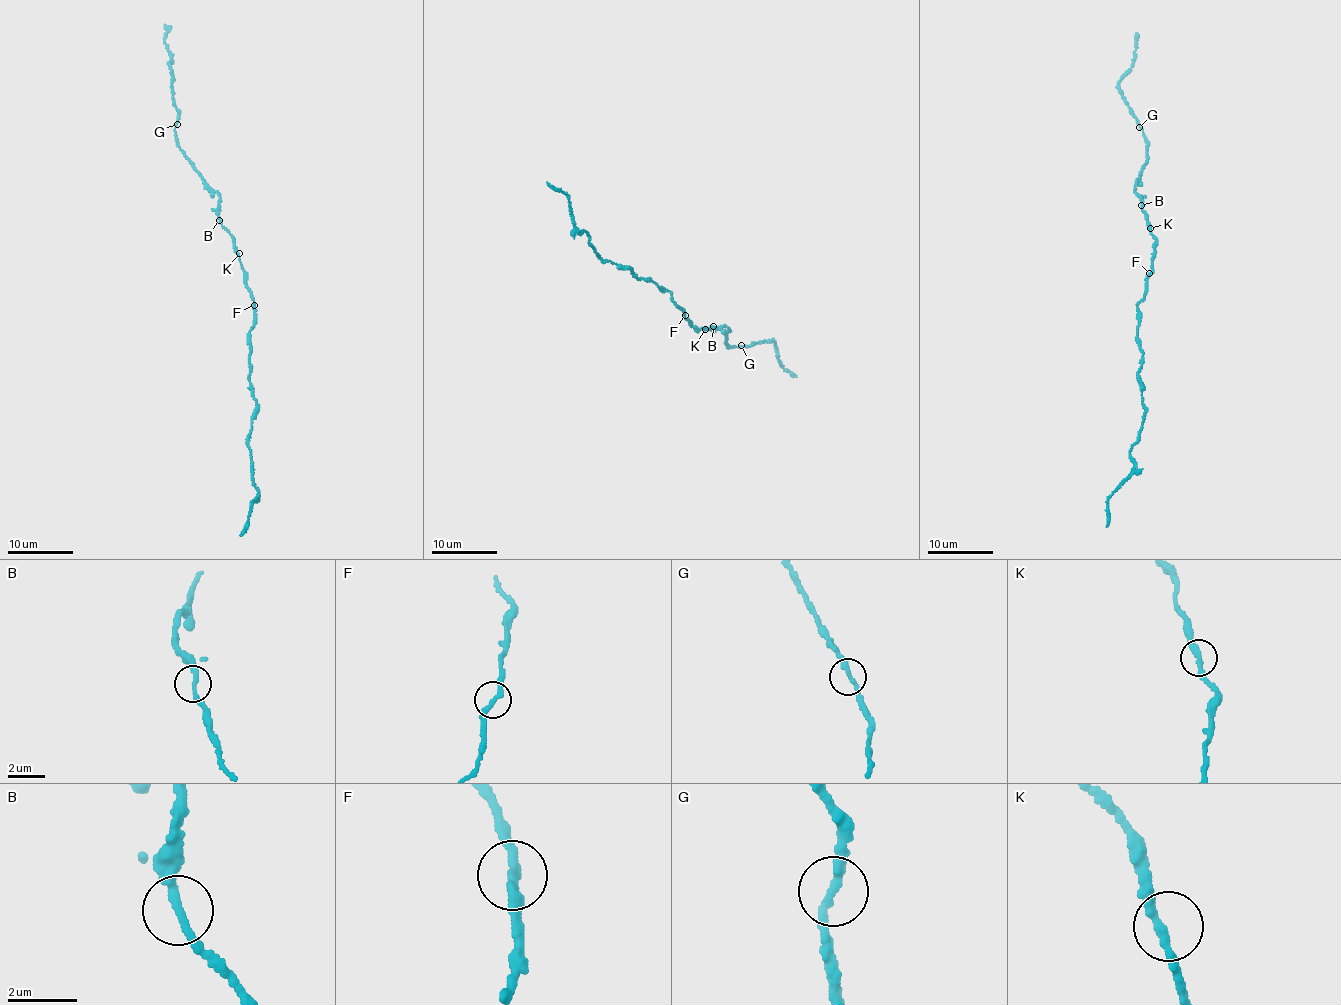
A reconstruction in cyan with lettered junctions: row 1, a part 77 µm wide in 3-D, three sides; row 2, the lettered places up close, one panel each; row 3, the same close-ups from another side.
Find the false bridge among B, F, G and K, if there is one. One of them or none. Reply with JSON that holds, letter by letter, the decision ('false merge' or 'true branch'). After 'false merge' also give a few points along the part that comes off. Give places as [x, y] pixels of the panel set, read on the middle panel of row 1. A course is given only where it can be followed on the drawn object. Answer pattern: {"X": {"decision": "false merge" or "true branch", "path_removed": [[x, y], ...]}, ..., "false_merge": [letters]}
{"B": {"decision": "true branch"}, "F": {"decision": "true branch"}, "G": {"decision": "true branch"}, "K": {"decision": "true branch"}, "false_merge": []}

